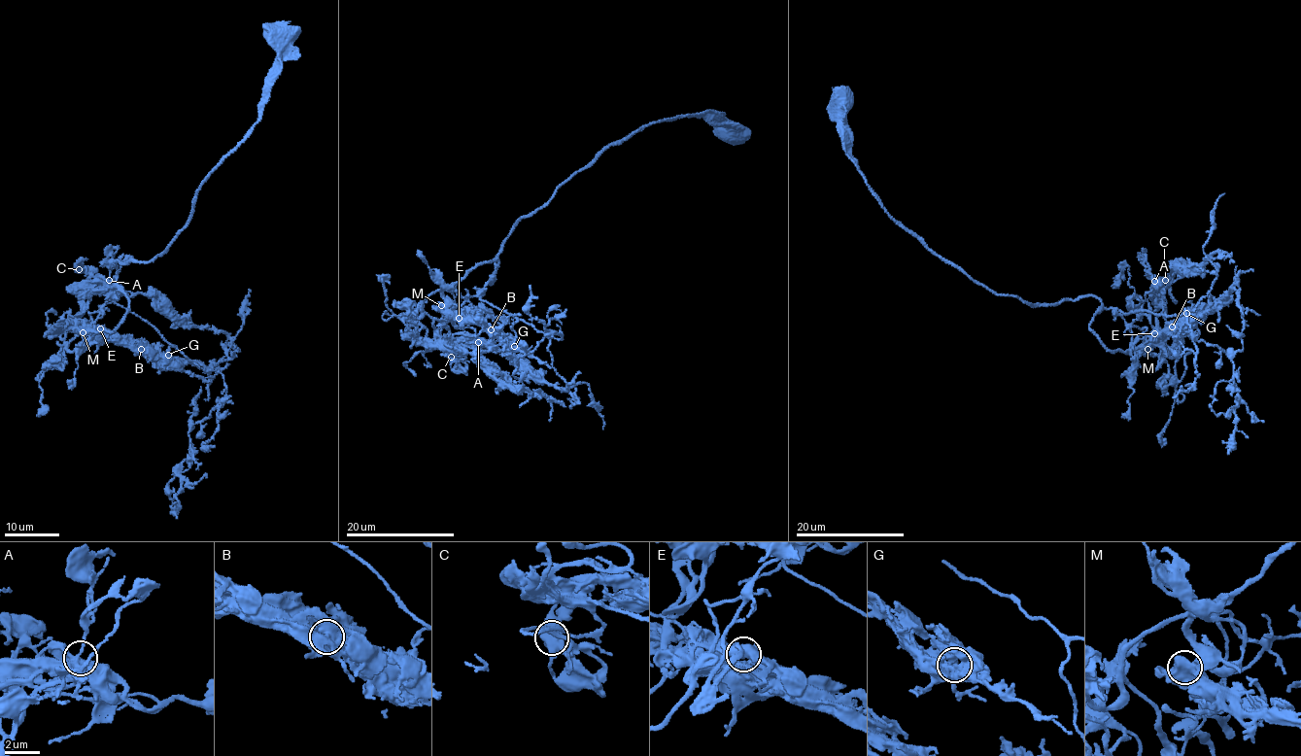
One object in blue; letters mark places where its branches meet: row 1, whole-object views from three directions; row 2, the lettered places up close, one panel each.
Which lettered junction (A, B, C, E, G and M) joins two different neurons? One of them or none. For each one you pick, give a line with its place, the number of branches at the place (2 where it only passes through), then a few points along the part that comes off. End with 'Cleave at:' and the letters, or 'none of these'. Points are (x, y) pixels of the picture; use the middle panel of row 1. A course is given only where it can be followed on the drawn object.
Cleave at: none of these

